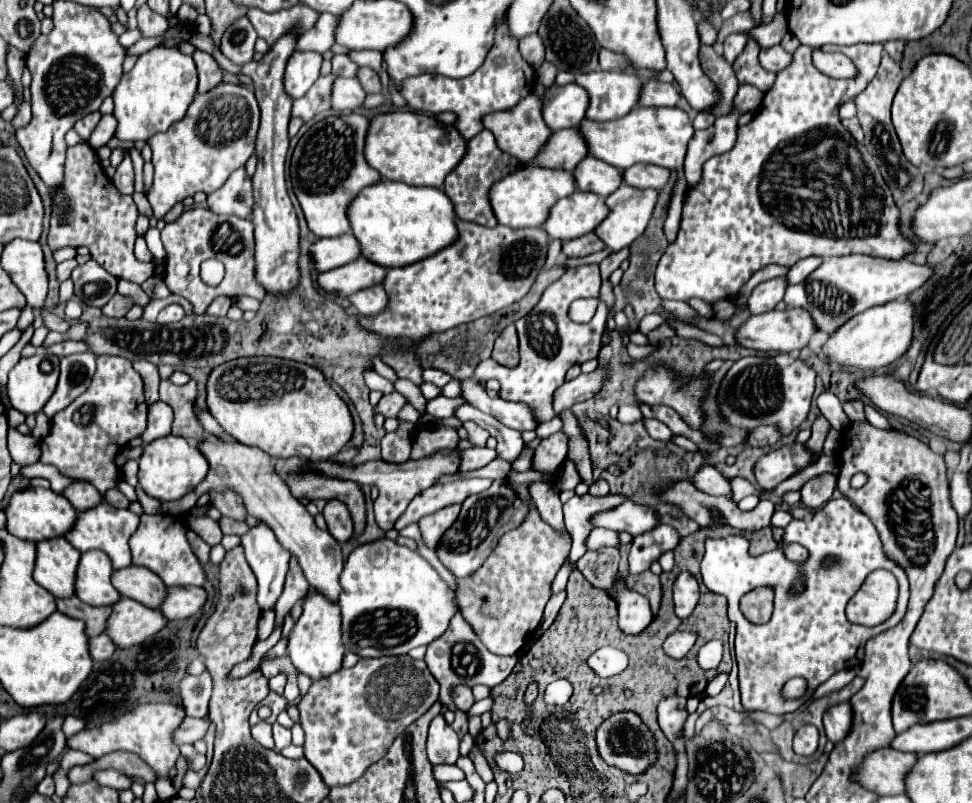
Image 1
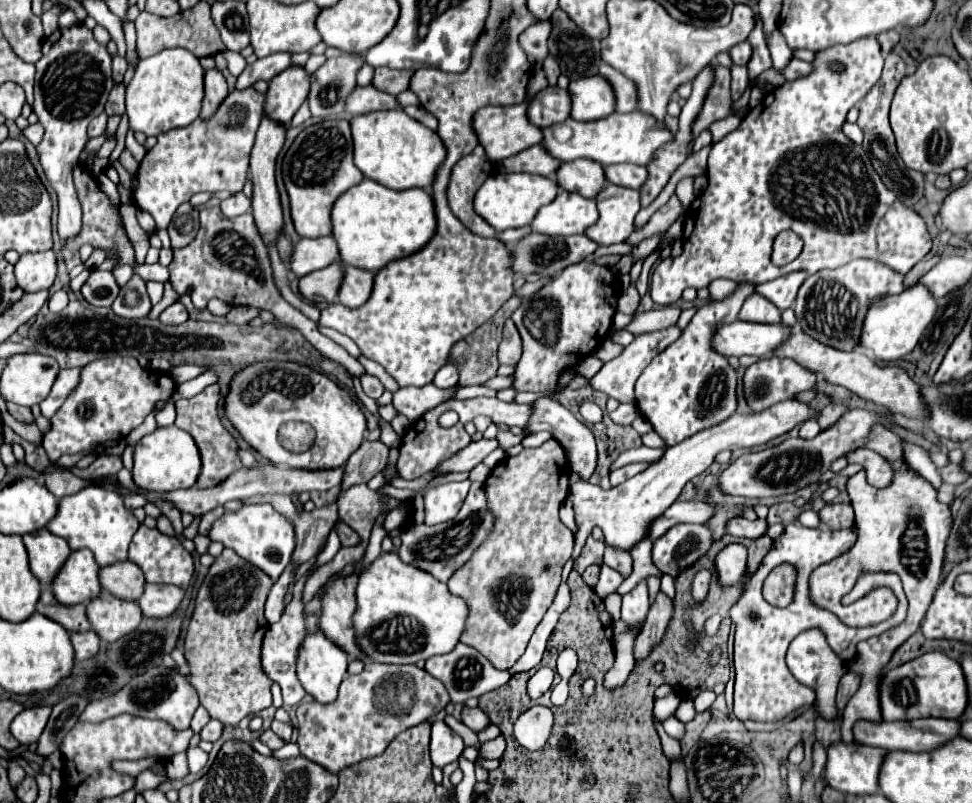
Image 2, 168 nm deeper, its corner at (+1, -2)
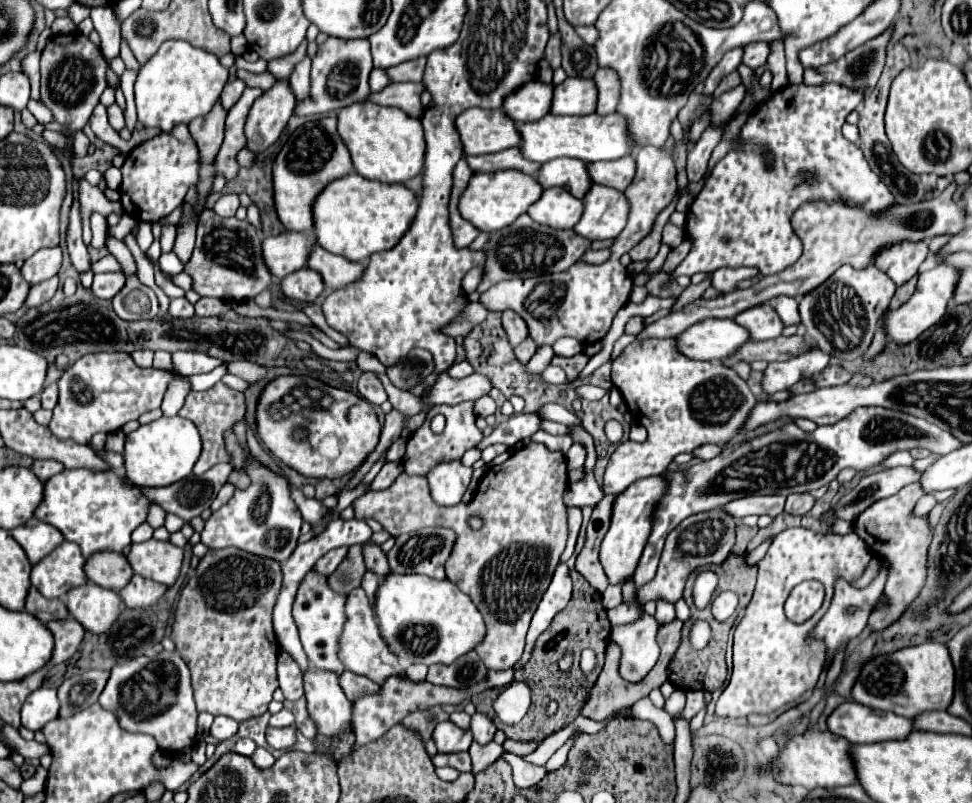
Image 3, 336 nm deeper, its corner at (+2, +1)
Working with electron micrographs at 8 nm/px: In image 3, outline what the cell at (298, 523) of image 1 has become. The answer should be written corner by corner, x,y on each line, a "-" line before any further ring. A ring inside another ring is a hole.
356,588
348,594
348,602
346,602
346,614
348,614
348,622
344,626
342,632
342,642
340,642
340,658
344,662
344,666
348,666
350,672
360,674
370,678
376,684
384,684
386,678
390,676
398,676
398,678
406,678
404,668
400,666
398,658
394,654
390,654
384,638
380,636
380,628
376,624
374,612
370,608
370,602
364,594
362,588

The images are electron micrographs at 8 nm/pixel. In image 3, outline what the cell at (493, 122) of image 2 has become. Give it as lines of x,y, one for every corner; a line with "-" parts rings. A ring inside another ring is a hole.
470,108
454,124
466,156
494,154
518,146
516,124
502,110

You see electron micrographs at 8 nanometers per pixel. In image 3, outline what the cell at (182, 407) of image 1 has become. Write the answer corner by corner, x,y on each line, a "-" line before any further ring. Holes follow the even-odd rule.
218,382
216,386
212,386
206,392
190,392
188,394
188,398
186,398
186,402
184,402
184,406
178,414
182,418
192,420
196,424
198,432
200,432
200,438
202,438
202,454
200,454
198,462
194,464
194,470
192,470
194,476
204,474
210,466
214,466
218,462
228,462
228,454
226,454
226,448
224,448
224,436
222,434
224,434
224,430
232,428
236,420
244,418
244,412
246,412
244,394
228,388
222,382

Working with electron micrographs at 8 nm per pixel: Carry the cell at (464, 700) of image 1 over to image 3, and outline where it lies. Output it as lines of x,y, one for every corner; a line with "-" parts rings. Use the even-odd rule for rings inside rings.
476,712
472,716
472,734
474,734
474,740
484,746
484,744
492,742
492,738
496,734
496,726
492,724
492,720
486,714

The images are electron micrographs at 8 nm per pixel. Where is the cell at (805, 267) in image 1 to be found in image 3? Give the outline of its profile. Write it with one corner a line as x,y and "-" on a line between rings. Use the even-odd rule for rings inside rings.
772,298
770,306
776,310
784,326
790,324
800,324
800,314
798,314
798,300
796,298

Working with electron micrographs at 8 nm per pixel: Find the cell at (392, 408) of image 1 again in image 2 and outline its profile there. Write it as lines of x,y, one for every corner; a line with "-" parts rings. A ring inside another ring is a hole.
433,383
425,385
425,387
401,387
399,391
393,393
393,401
391,405
405,415
411,423
415,423
415,419
419,419
423,413
431,411
435,405
447,401
451,397
453,389
437,389

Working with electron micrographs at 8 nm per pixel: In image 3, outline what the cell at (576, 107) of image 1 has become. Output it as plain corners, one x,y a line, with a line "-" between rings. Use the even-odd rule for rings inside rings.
538,80
526,82
504,98
502,110
516,124
534,122
534,120
544,118
548,114
552,90
554,90
552,84
544,84

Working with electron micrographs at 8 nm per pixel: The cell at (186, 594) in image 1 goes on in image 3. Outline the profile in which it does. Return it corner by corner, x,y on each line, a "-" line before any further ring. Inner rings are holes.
134,574
132,580
122,590
118,590
118,596
128,608
146,608
156,604
164,592
166,592
166,586

